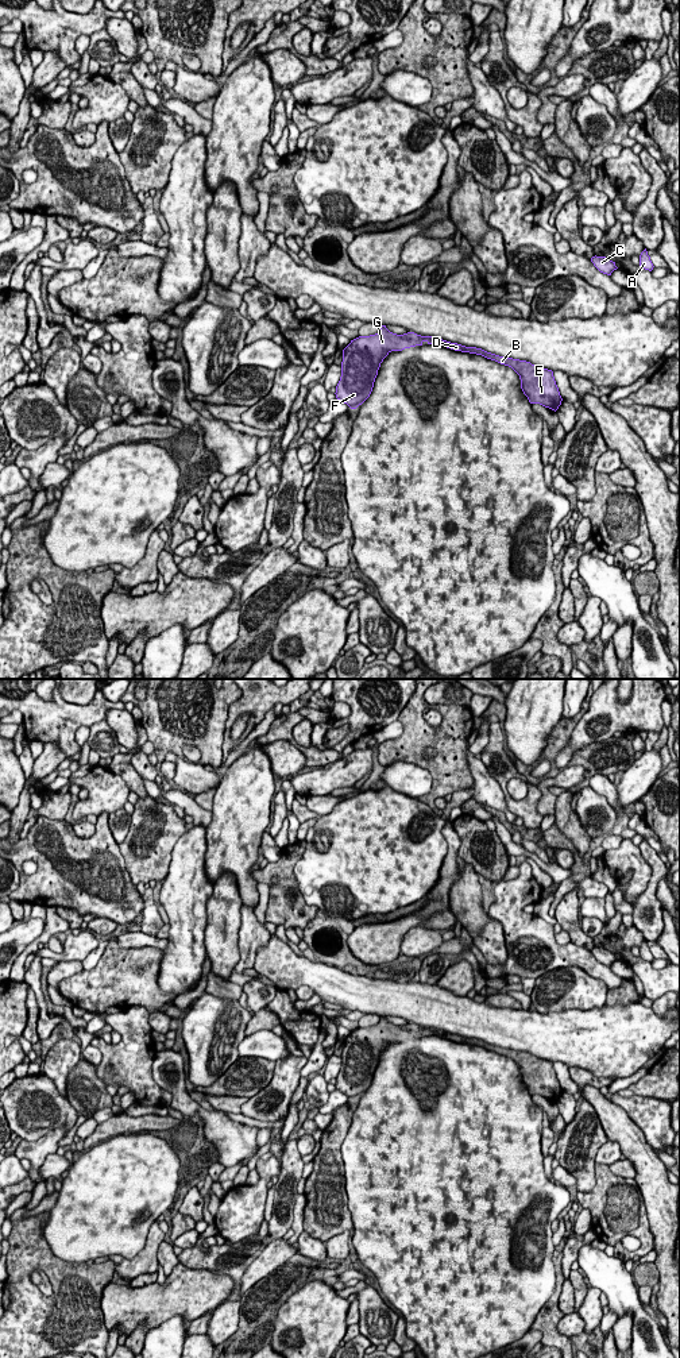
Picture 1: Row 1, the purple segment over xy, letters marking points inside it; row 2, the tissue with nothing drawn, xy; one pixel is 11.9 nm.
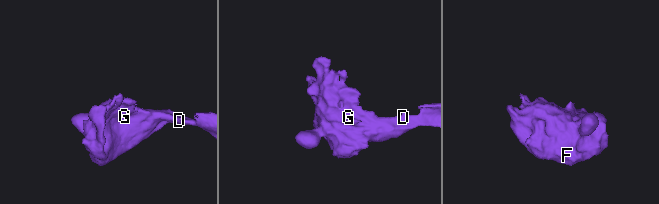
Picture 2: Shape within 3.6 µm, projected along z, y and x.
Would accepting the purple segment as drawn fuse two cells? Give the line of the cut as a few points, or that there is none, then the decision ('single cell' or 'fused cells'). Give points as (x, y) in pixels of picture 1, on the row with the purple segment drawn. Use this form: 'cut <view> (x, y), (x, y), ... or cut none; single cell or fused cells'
cut none; single cell

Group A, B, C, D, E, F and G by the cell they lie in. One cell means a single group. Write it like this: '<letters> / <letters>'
A B C D E F G

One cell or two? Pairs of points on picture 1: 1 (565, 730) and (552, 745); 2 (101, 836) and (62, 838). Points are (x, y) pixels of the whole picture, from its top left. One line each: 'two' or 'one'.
1: one
2: one

